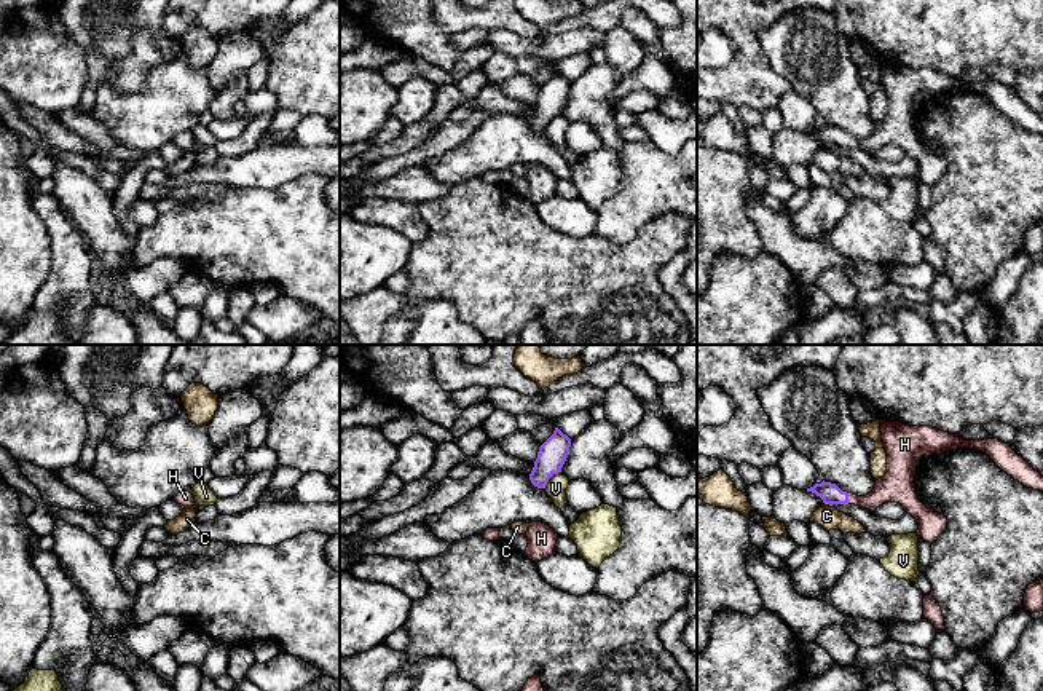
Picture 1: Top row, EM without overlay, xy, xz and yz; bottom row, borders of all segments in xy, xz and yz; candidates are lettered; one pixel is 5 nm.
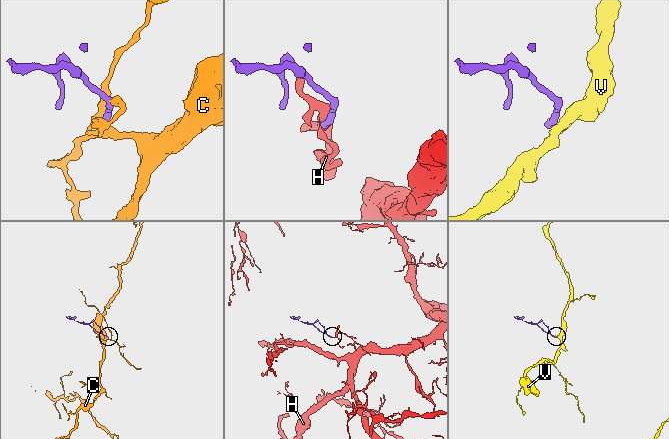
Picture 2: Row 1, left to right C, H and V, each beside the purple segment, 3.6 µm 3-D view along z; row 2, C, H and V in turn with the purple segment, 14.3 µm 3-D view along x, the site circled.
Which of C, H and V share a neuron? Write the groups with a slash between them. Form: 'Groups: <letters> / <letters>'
Groups: C / H / V

